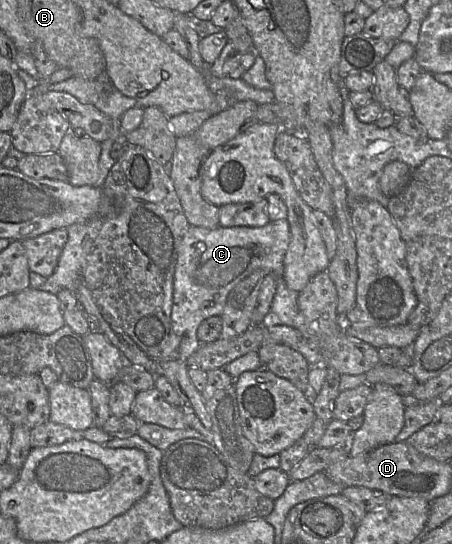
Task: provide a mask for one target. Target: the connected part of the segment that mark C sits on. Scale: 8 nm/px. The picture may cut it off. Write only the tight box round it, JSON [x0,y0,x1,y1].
[171,219,322,367]

